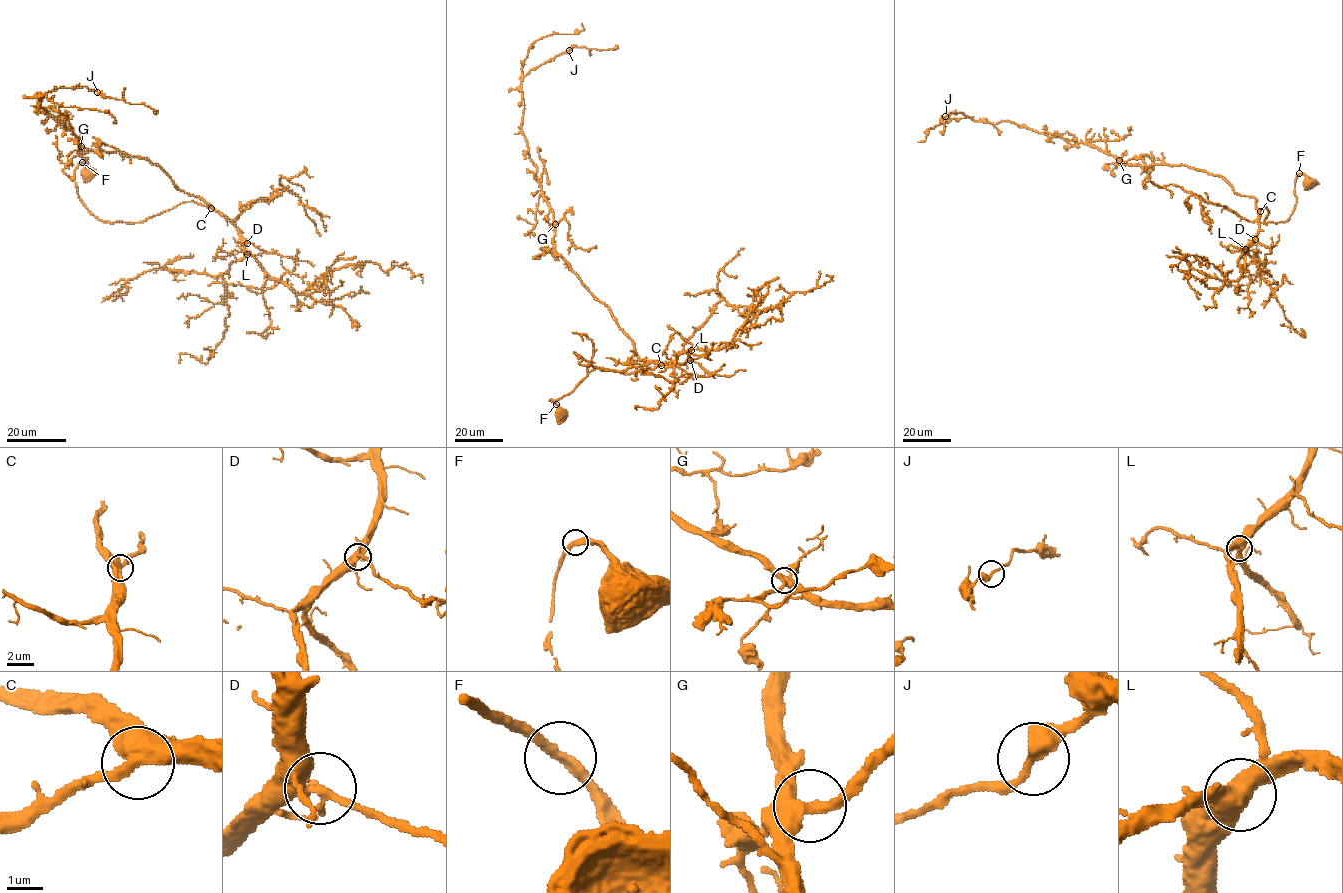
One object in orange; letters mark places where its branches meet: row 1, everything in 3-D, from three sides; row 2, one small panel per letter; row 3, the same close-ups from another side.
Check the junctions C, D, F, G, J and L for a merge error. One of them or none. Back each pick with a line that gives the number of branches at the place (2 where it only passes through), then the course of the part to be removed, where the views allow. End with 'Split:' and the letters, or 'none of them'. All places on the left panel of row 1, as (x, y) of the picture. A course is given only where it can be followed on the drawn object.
Split: none of them

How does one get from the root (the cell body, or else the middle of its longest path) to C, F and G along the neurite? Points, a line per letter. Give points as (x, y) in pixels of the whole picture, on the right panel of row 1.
C: (1309, 184), (1310, 179), (1298, 175), (1296, 204), (1286, 221), (1264, 223), (1268, 210), (1264, 205), (1259, 211)
F: (1309, 184), (1312, 182), (1299, 173)
G: (1309, 184), (1299, 173), (1289, 217), (1264, 223), (1267, 208), (1219, 176), (1119, 160)

